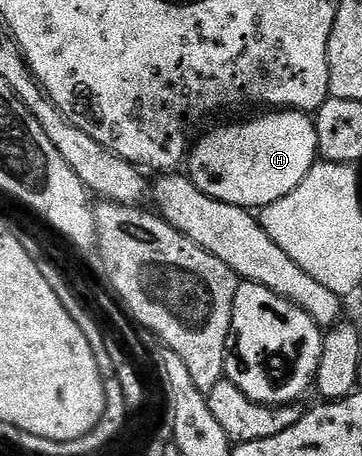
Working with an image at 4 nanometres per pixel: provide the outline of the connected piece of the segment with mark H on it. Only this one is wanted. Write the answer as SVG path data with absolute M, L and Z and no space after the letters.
M277 109L261 114L264 114L261 118L252 118L249 122L232 122L229 126L210 131L197 142L195 139L186 158L186 174L199 190L206 192L206 196L256 212L282 200L282 196L290 196L290 192L294 192L294 188L306 180L320 153L315 121L302 110Z

